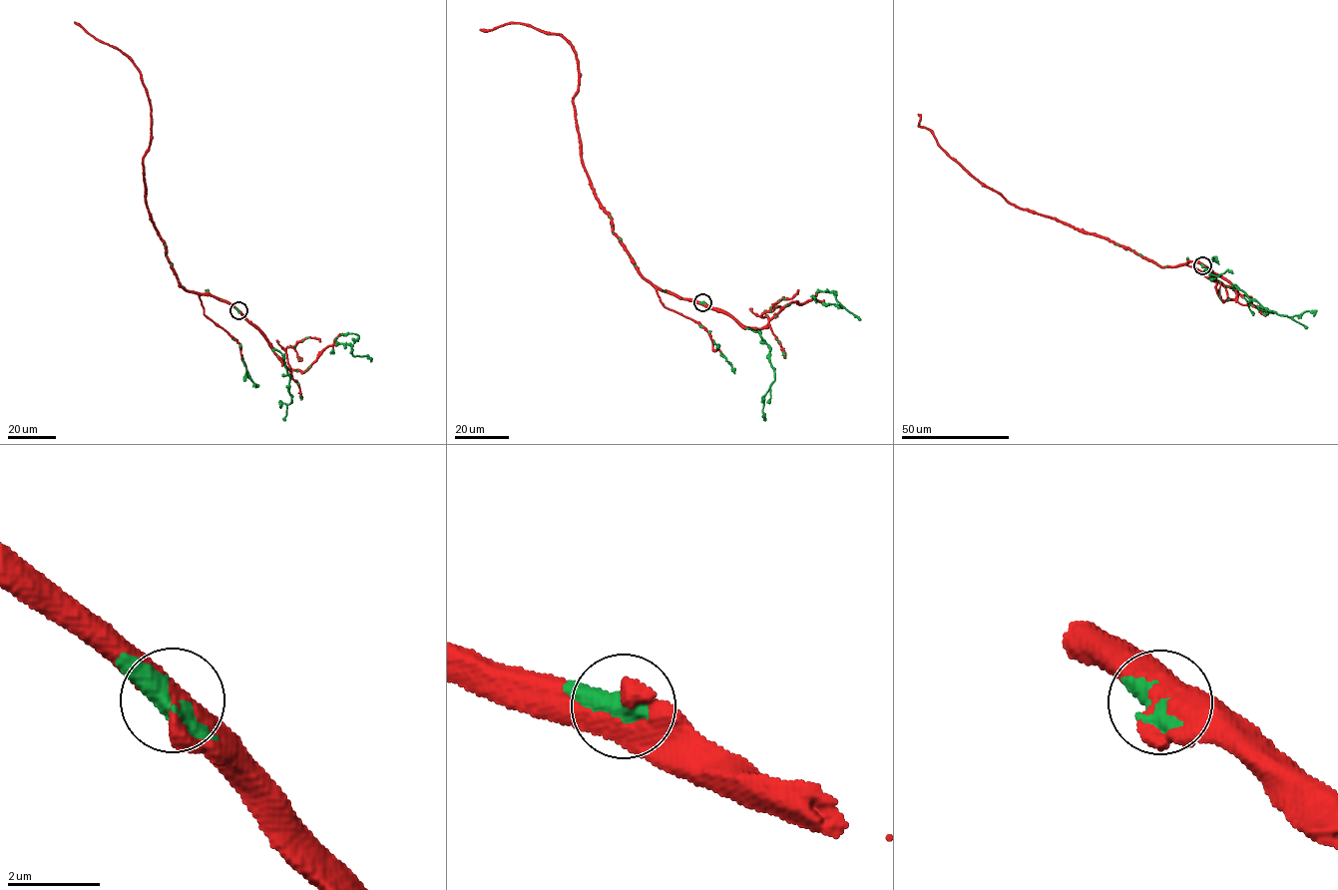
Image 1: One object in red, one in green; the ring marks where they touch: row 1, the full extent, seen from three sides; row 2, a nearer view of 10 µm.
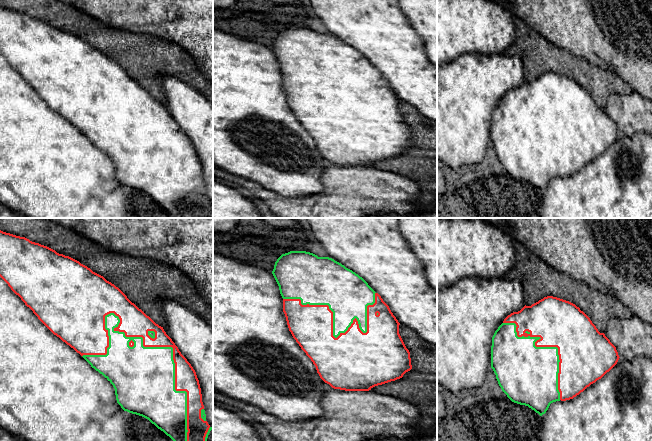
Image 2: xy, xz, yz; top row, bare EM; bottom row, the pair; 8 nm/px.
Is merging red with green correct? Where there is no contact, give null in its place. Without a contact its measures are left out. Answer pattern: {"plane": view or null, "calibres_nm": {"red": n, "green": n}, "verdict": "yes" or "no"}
{"plane": "xy", "calibres_nm": {"red": 180, "green": 420}, "verdict": "yes"}

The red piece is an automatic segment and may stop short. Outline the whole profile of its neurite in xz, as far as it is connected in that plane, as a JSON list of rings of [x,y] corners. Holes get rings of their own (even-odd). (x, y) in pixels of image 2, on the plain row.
[[[290,27],[282,30],[275,38],[272,50],[279,62],[280,70],[283,74],[283,88],[286,93],[289,107],[301,125],[315,141],[320,154],[332,164],[345,167],[369,167],[375,162],[402,154],[406,148],[412,145],[410,128],[406,124],[399,110],[400,99],[381,72],[376,69],[358,50],[332,34],[318,33],[313,29],[306,27]]]

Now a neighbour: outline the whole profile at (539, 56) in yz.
[[[516,16],[513,22],[515,38],[505,54],[521,59],[524,81],[531,82],[547,72],[569,77],[590,94],[600,109],[605,108],[611,94],[632,92],[630,85],[614,72],[553,45]]]

